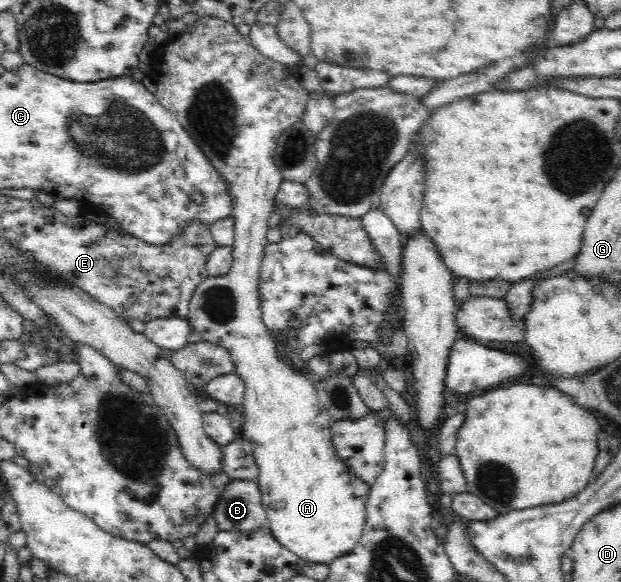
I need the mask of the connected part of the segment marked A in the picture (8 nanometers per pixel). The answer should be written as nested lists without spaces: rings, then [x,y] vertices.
[[[211,16],[200,17],[197,22],[188,26],[187,29],[178,35],[175,40],[172,40],[171,43],[165,42],[159,46],[152,57],[148,75],[149,80],[157,87],[155,95],[158,102],[166,108],[188,132],[190,132],[189,135],[192,136],[194,142],[202,148],[202,152],[206,155],[210,164],[222,175],[223,180],[225,180],[229,186],[229,191],[235,198],[233,204],[234,208],[231,214],[235,222],[234,242],[231,246],[233,248],[234,257],[232,268],[225,276],[209,276],[206,282],[202,282],[202,284],[198,286],[196,292],[194,292],[194,298],[192,298],[190,302],[190,314],[186,320],[191,324],[192,330],[200,333],[203,341],[223,347],[225,350],[232,353],[235,372],[244,381],[245,391],[242,403],[242,408],[244,408],[244,423],[242,425],[242,434],[244,434],[244,439],[250,441],[251,447],[253,448],[253,457],[258,469],[256,484],[258,485],[262,504],[267,514],[267,526],[272,536],[289,552],[298,556],[302,564],[314,563],[329,565],[336,560],[336,558],[349,554],[353,550],[352,548],[354,548],[361,539],[367,521],[365,504],[368,498],[370,485],[356,476],[335,452],[331,433],[332,423],[329,420],[327,411],[322,407],[322,404],[320,404],[314,392],[315,382],[306,379],[306,377],[300,375],[300,373],[294,371],[294,369],[288,367],[288,365],[282,363],[282,361],[278,359],[275,343],[271,340],[271,334],[269,334],[266,325],[262,323],[258,295],[260,262],[262,262],[262,250],[264,250],[264,246],[266,246],[267,232],[269,229],[266,222],[268,222],[268,218],[270,214],[272,214],[272,200],[274,200],[280,185],[284,181],[282,173],[275,163],[277,138],[287,128],[303,120],[306,105],[309,101],[309,92],[298,83],[299,79],[296,75],[296,69],[282,65],[280,62],[276,62],[270,58],[263,57],[260,52],[254,48],[254,45],[252,45],[250,37],[238,33],[235,25]]]

